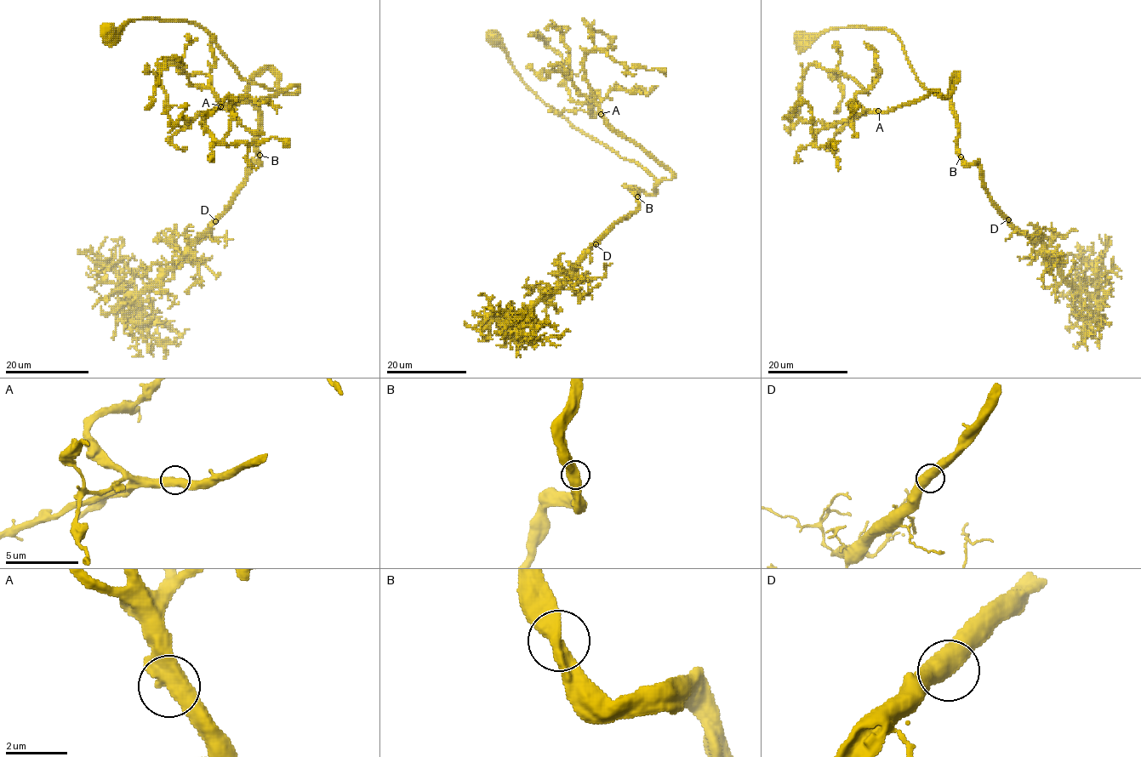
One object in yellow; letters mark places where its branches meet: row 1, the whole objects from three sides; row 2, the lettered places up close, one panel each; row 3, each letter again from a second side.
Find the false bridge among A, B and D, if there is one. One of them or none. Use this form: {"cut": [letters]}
{"cut": []}

